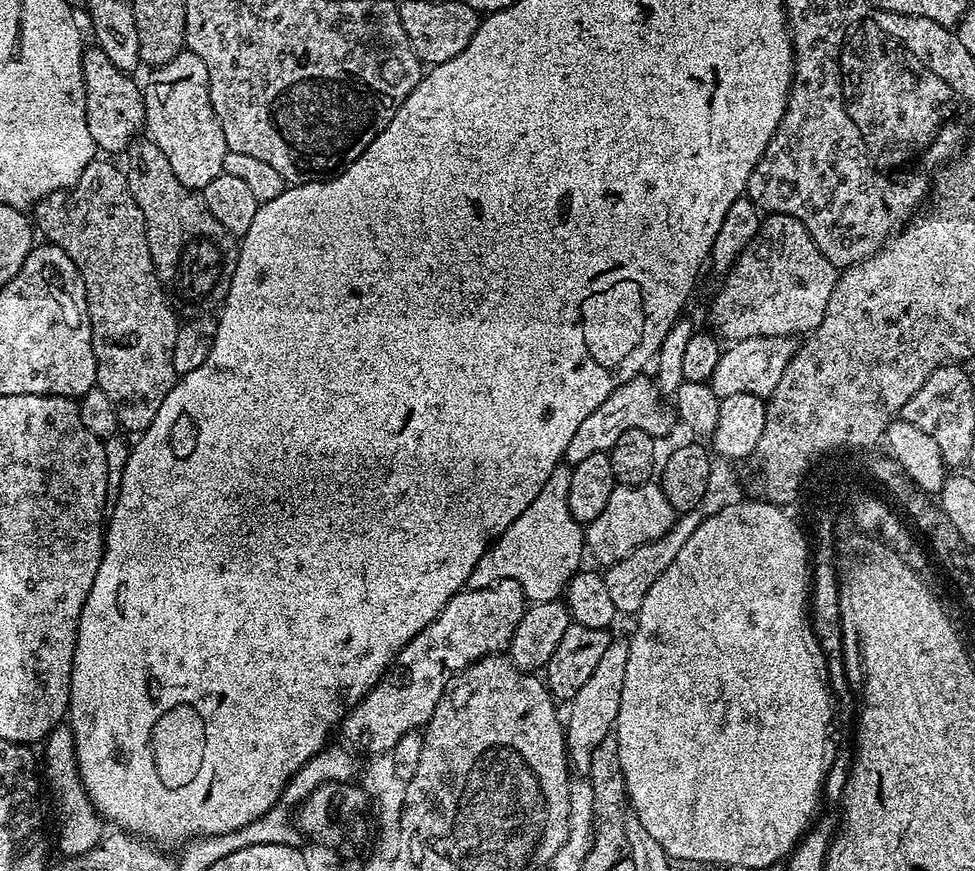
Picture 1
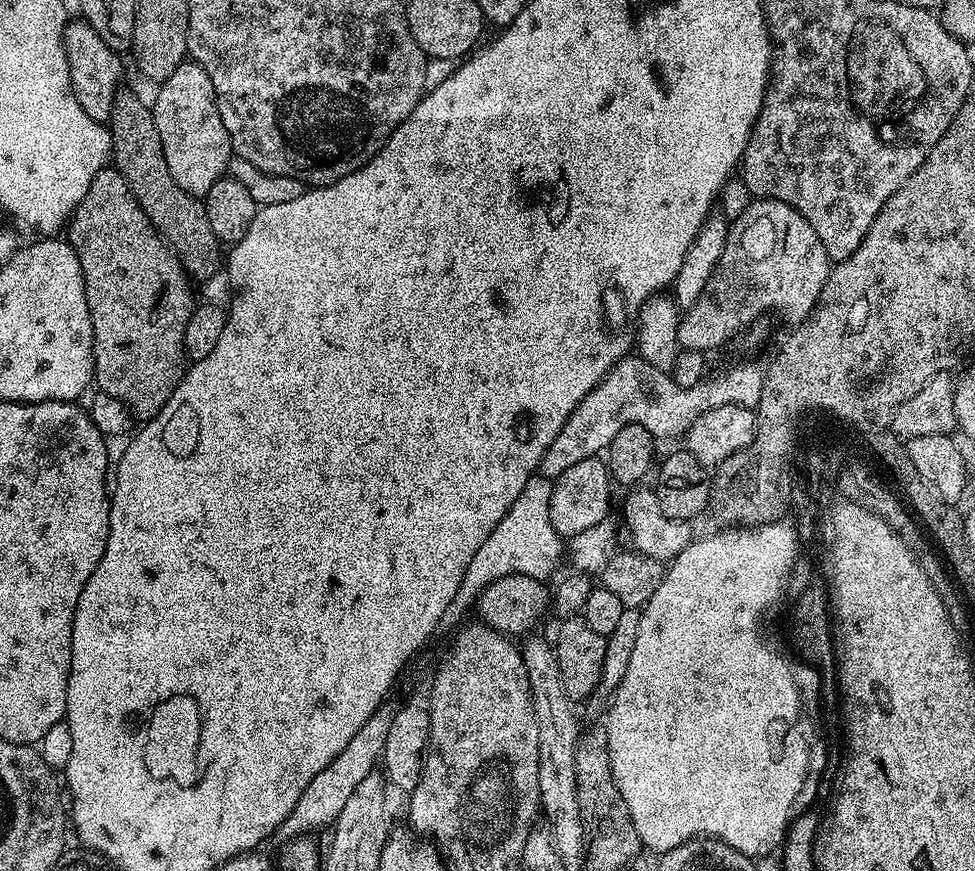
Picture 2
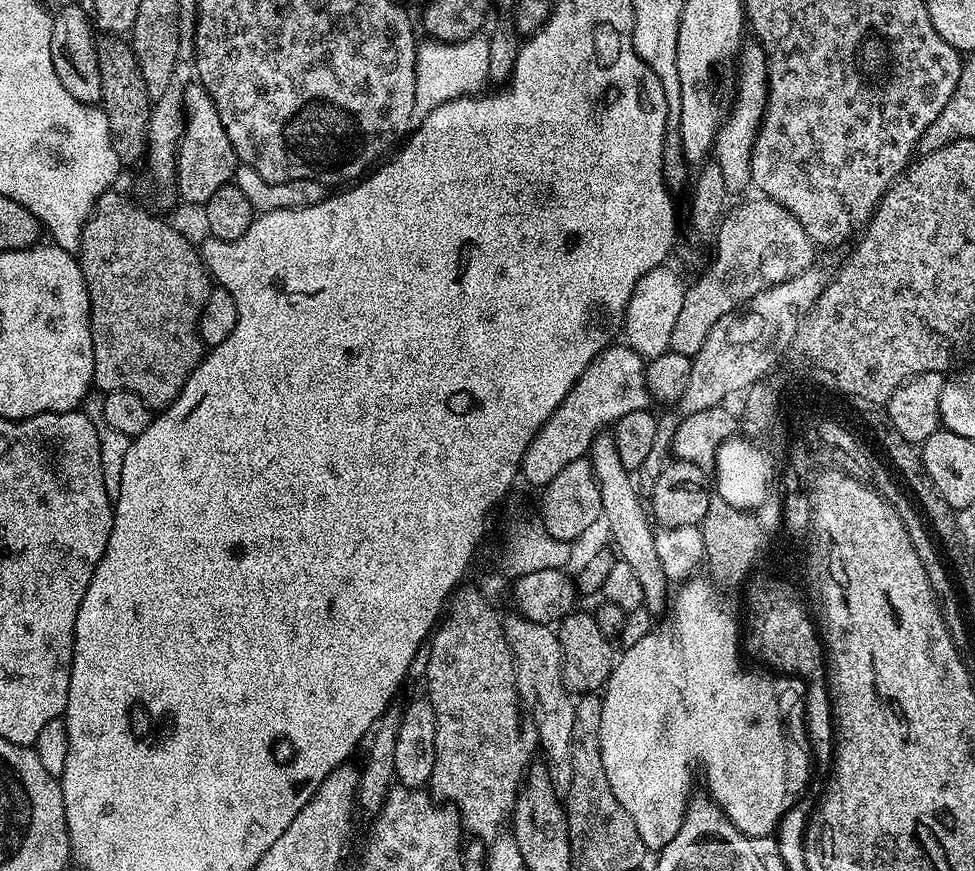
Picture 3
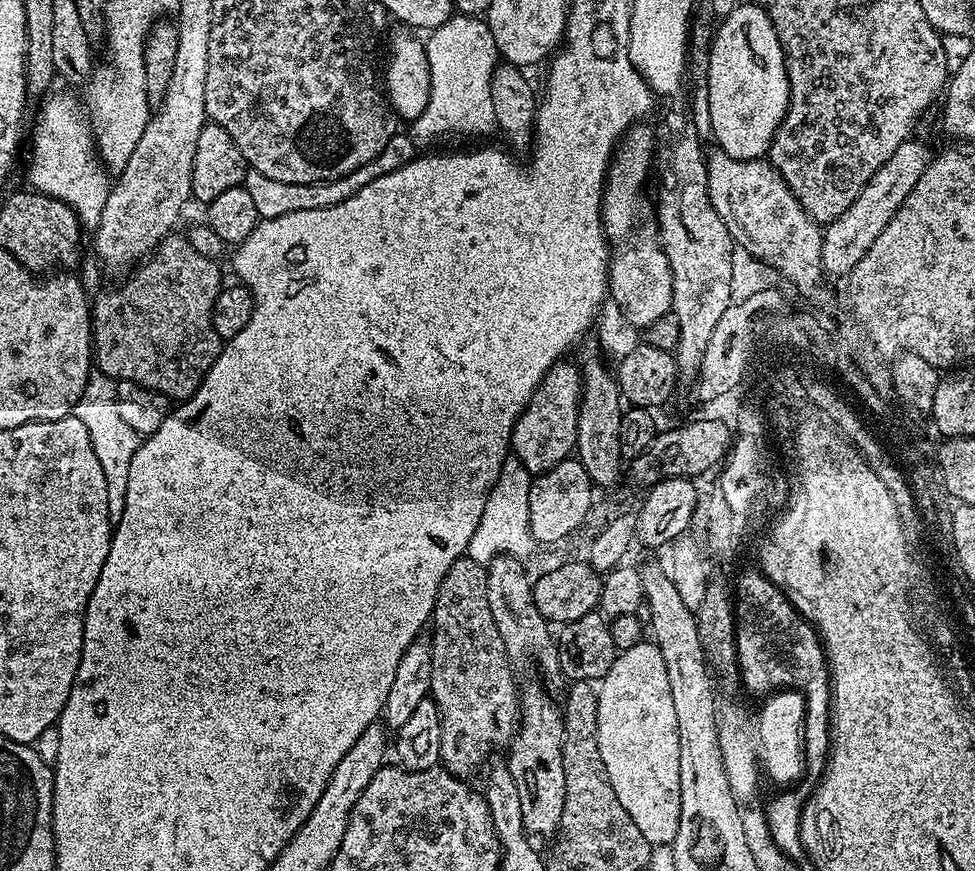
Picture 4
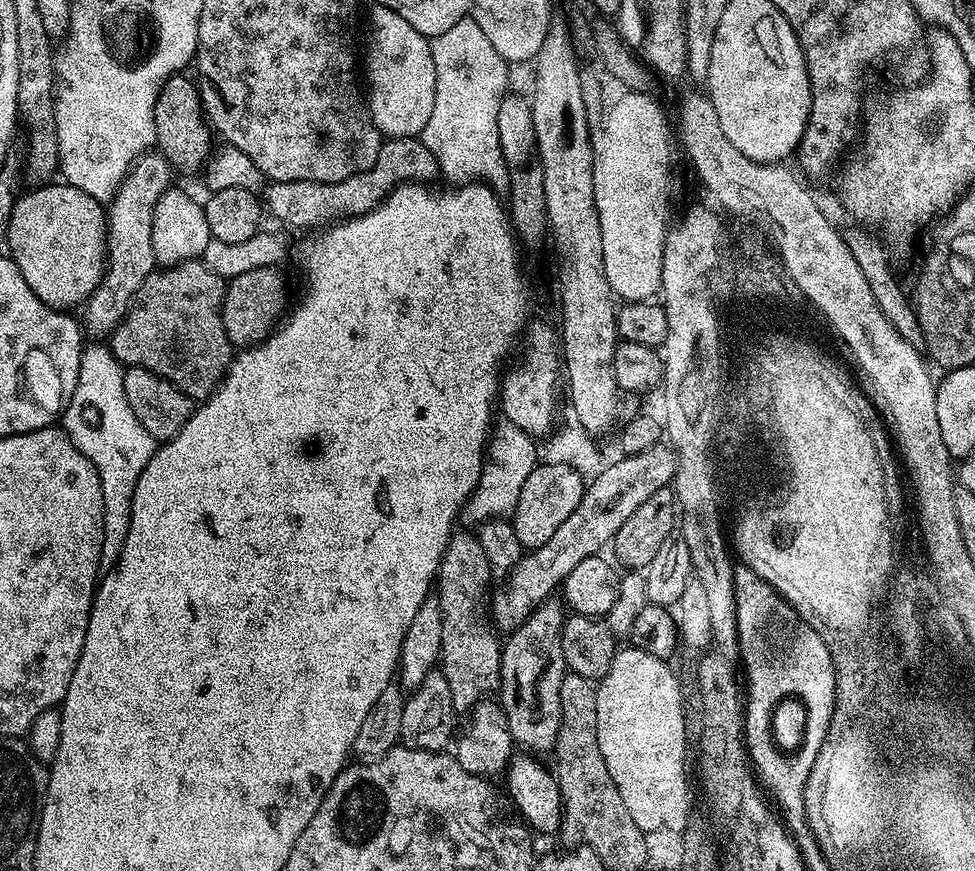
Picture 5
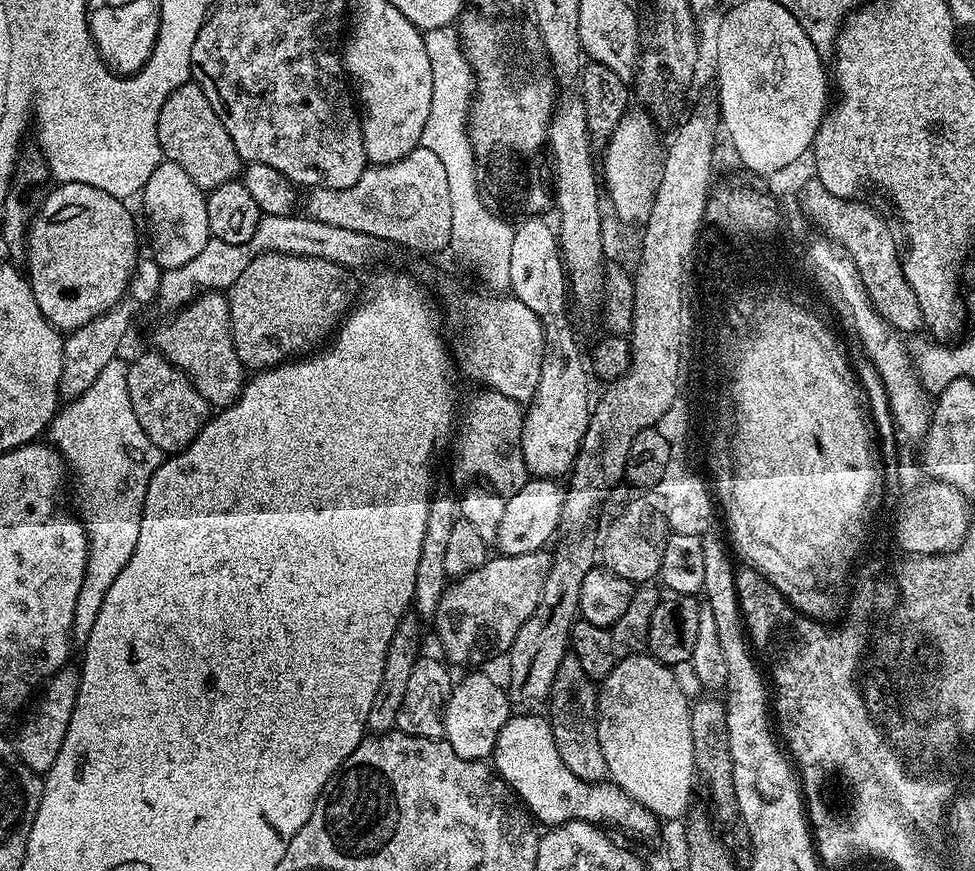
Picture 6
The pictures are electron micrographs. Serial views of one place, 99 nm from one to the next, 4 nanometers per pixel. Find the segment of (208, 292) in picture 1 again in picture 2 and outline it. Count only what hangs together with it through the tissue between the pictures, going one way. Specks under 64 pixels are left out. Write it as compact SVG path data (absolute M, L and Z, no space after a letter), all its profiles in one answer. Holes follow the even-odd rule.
M121 90L116 94L116 101L112 107L112 118L110 121L112 138L110 160L121 178L130 186L138 206L150 218L150 222L156 231L159 232L165 244L176 253L180 264L193 281L208 280L216 271L222 268L222 245L216 239L214 230L210 230L210 223L207 222L207 210L203 199L186 194L174 178L170 178L170 170L166 166L166 154L162 154L162 138L158 138L158 126L154 126L152 109L147 103L143 104L132 92Z

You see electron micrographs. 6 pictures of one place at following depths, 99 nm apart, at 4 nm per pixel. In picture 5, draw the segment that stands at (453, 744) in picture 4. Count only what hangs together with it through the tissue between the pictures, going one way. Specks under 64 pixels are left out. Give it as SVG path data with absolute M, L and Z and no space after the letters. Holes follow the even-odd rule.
M453 531L444 557L440 560L434 592L442 610L442 646L438 668L443 672L446 682L450 682L452 707L457 713L467 713L500 687L502 640L496 637L497 629L486 615L486 595L490 590L488 583L493 583L493 580L490 562L486 562L486 550L482 550L479 535Z

